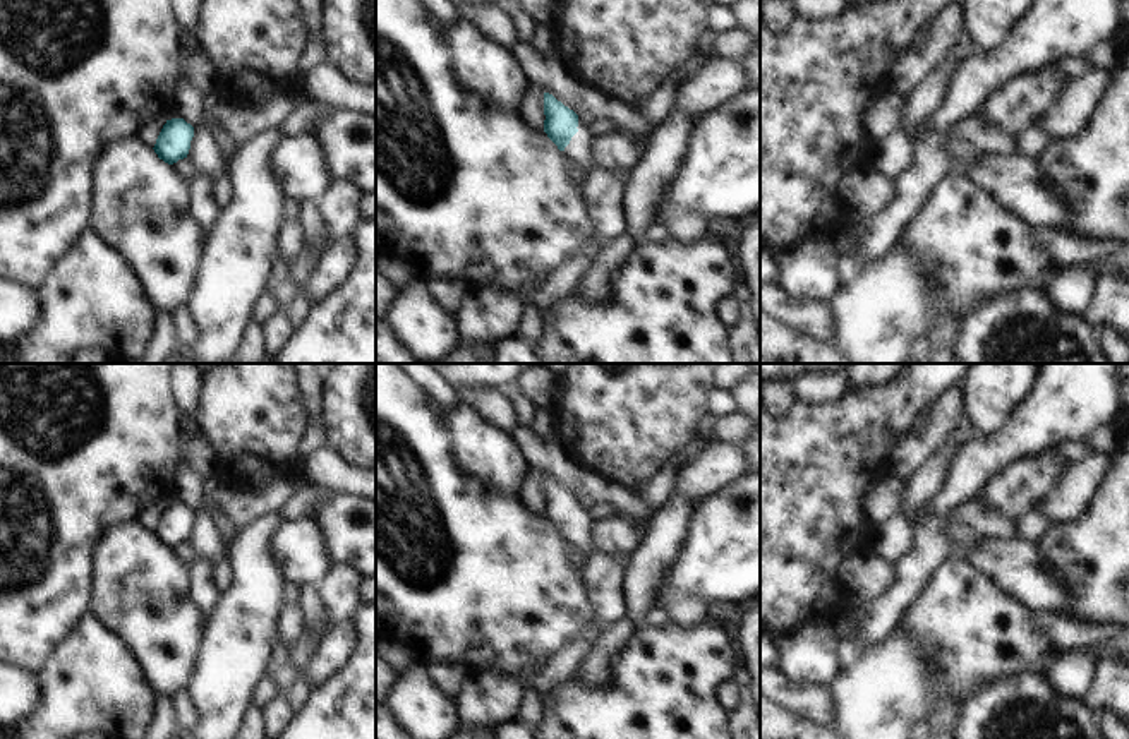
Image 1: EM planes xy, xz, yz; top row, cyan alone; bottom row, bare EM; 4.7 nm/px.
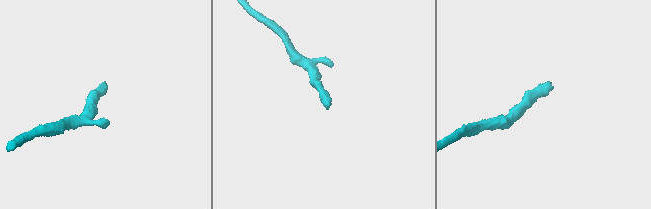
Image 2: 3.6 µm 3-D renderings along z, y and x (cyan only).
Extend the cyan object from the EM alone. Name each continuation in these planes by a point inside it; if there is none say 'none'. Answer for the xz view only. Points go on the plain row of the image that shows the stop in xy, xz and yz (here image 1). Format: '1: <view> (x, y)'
1: xz (577, 535).

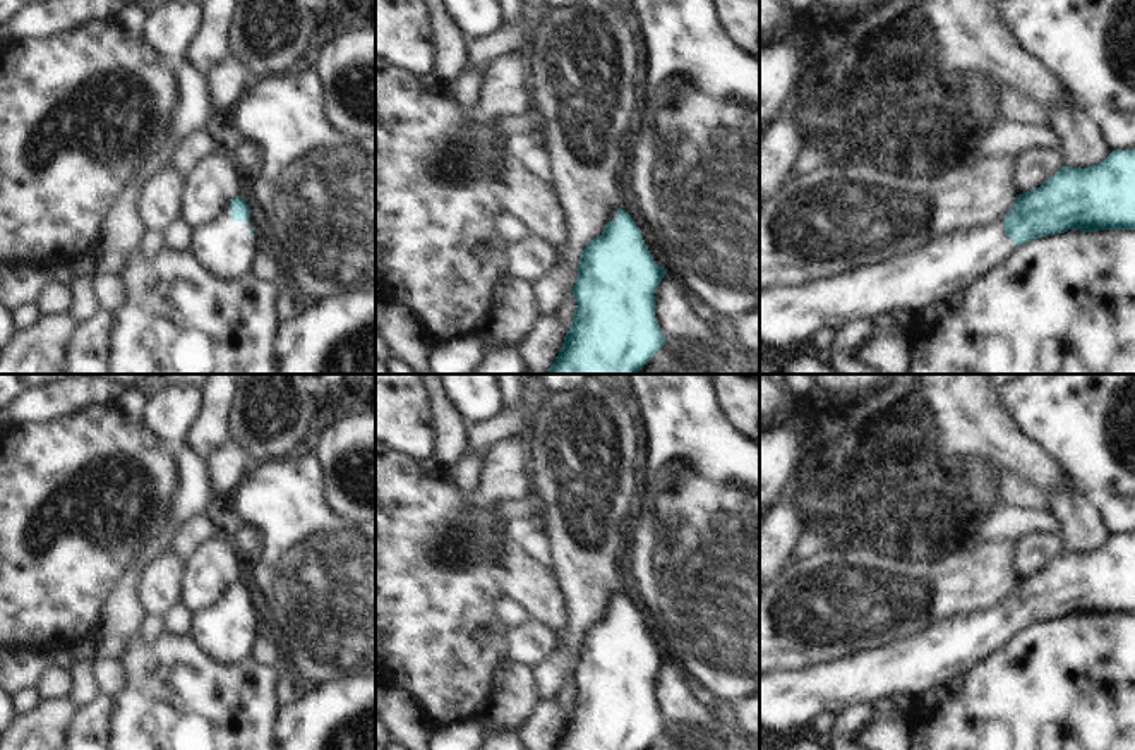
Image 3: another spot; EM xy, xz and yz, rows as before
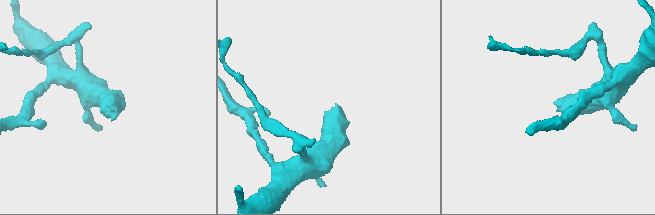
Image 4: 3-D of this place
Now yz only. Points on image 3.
1: yz (789, 702).

